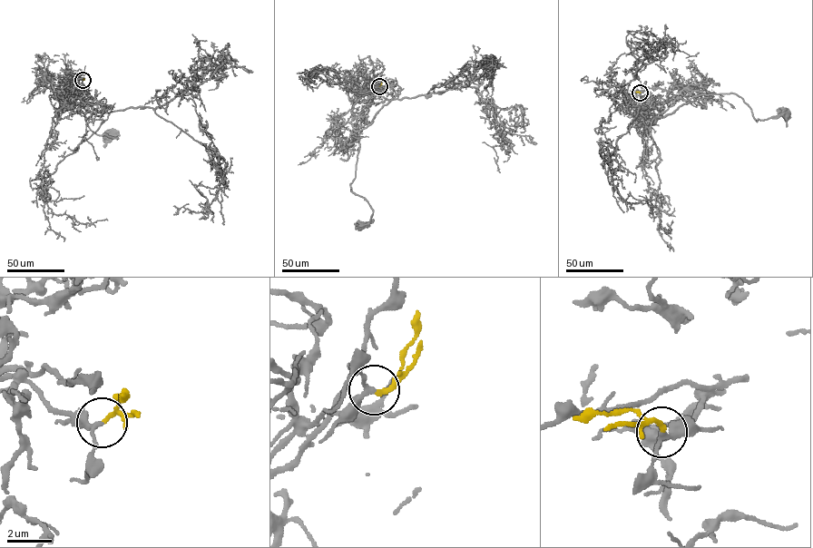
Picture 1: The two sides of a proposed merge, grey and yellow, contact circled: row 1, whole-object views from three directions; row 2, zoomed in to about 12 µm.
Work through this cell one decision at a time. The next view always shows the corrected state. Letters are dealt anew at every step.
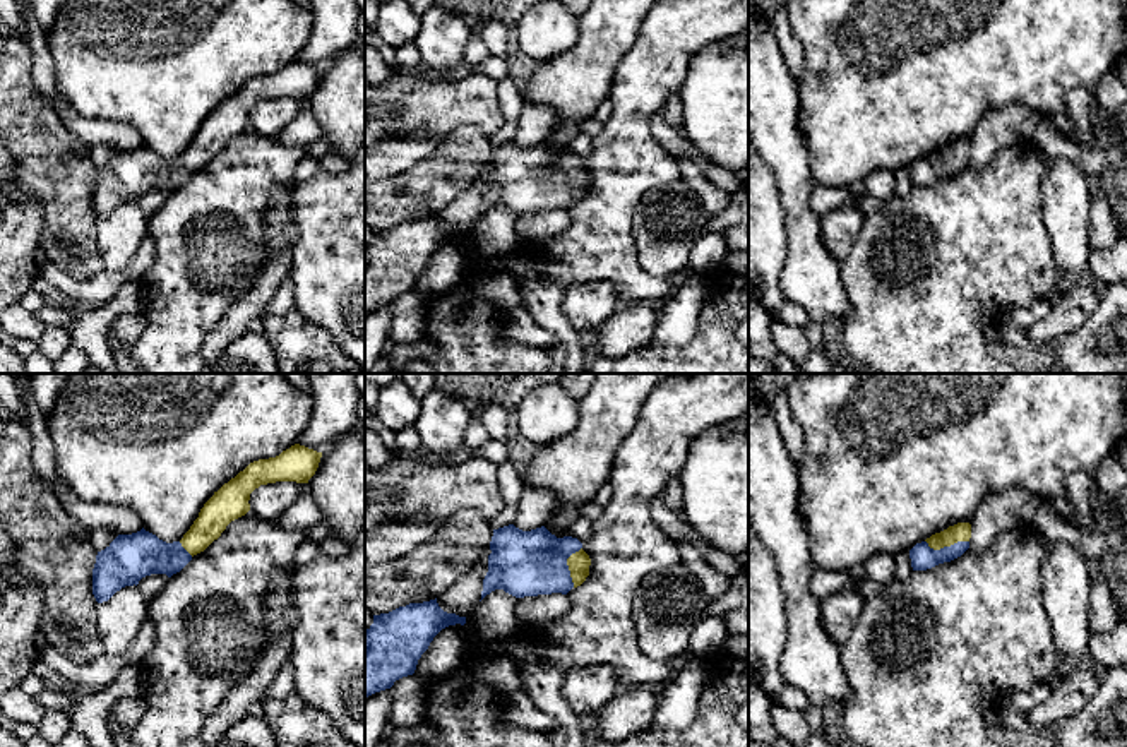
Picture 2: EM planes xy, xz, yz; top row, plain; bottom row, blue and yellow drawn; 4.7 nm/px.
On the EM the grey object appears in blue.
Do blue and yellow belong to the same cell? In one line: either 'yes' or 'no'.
yes

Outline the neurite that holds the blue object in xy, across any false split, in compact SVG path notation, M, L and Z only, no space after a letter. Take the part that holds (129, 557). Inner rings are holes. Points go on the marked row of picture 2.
M295 444L276 457L250 463L214 492L180 541L166 543L144 528L132 535L118 535L96 555L92 569L96 601L108 601L116 591L137 586L146 576L171 577L180 572L194 555L218 540L231 521L250 511L248 500L255 488L276 481L308 483L320 457L322 452Z

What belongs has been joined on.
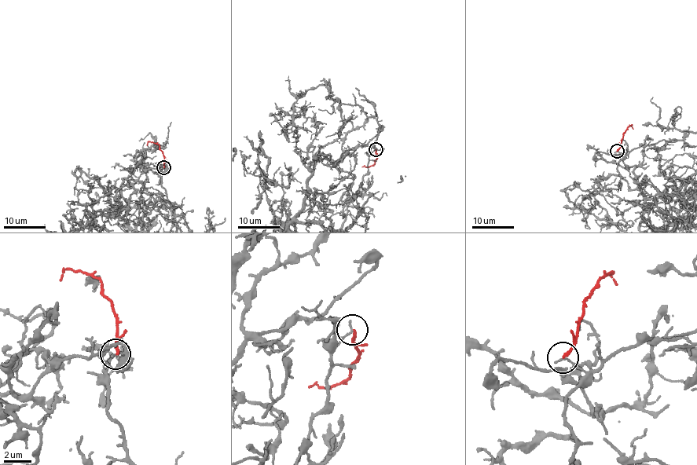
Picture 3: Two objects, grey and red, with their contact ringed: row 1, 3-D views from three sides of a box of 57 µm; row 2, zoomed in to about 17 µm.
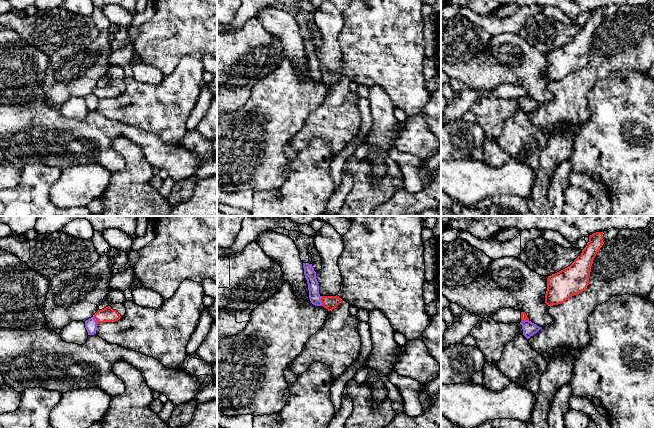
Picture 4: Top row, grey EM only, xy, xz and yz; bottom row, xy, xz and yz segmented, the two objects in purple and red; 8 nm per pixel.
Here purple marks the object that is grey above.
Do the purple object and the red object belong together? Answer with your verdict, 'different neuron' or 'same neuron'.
different neuron

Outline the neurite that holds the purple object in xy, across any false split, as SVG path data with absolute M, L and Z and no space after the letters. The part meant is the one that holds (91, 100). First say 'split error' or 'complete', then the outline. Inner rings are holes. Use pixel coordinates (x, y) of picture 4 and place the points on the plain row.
complete; M94 93L89 94L85 97L85 104L88 108L88 111L94 111L96 110L97 105L97 97Z

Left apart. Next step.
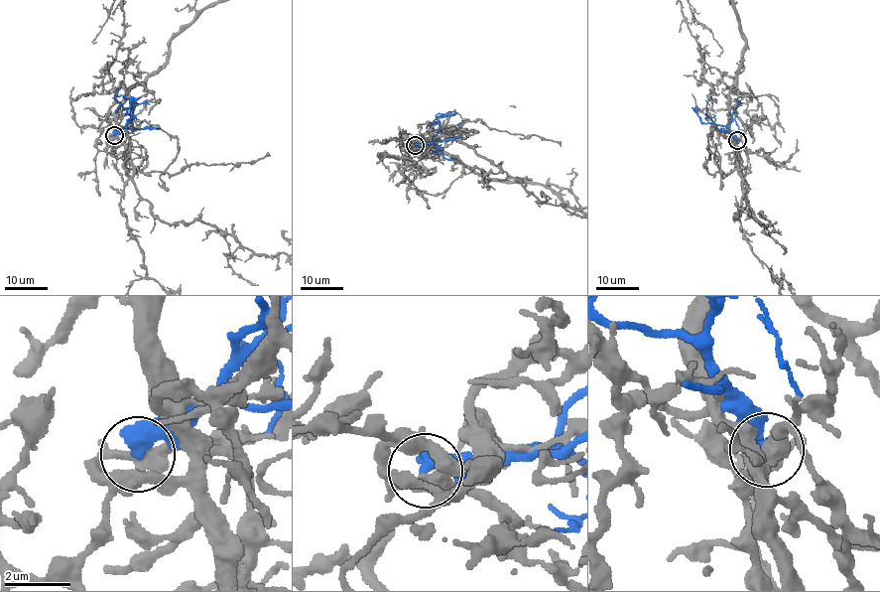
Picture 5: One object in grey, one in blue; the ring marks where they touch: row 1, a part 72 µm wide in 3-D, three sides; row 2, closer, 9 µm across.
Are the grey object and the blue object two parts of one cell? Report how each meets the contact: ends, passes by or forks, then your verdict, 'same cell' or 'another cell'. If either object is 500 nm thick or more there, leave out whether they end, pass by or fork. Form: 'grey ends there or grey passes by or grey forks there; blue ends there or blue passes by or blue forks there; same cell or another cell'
another cell

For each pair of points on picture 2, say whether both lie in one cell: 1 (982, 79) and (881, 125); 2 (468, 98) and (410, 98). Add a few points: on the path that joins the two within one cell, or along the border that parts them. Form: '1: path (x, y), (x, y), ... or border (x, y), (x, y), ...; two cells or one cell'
1: path (956, 79), (927, 79), (906, 100); one cell
2: path (454, 98), (423, 98); one cell

